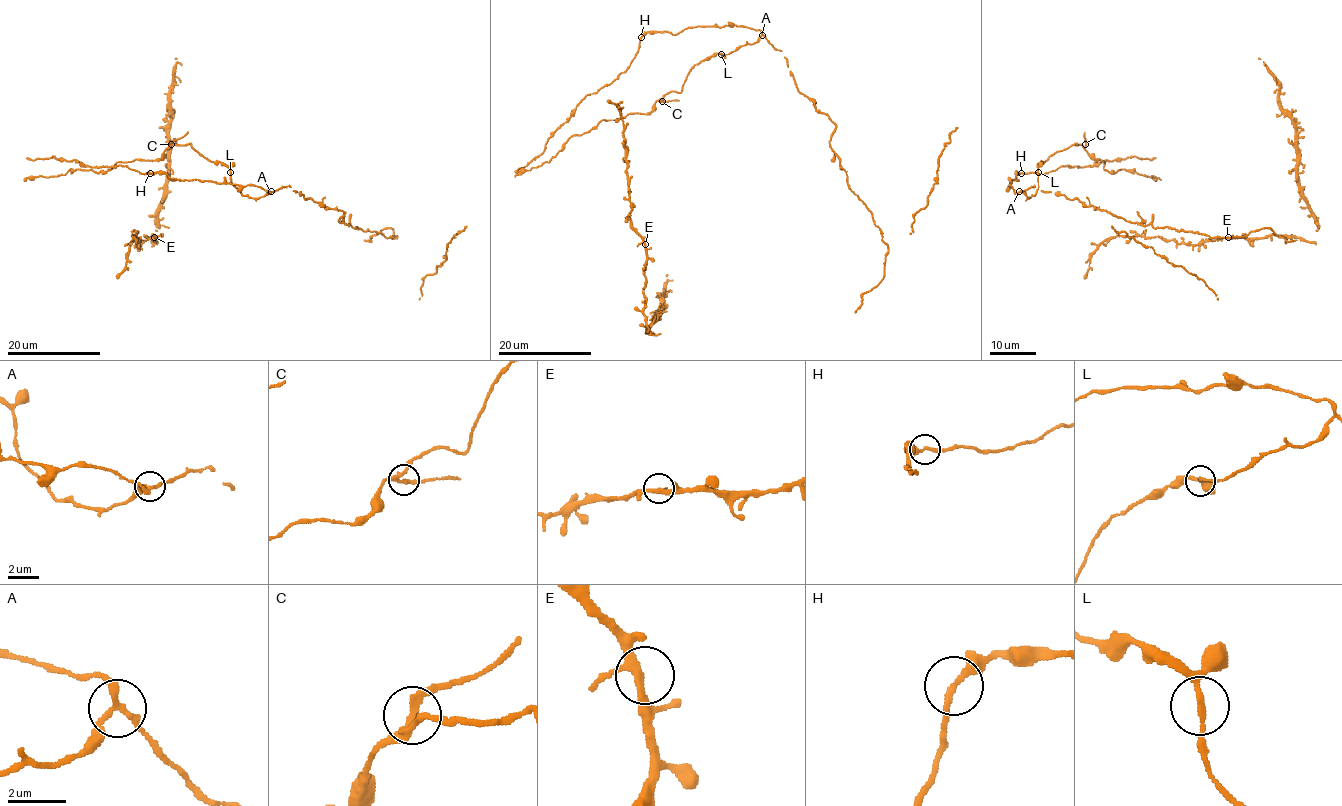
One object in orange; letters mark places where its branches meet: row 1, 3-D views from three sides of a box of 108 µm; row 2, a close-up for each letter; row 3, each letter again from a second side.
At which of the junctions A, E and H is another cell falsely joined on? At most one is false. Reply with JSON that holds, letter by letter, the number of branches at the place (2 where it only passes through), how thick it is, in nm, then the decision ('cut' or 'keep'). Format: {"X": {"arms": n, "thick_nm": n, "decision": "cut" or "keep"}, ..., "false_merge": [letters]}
{"A": {"arms": 3, "thick_nm": 200, "decision": "cut"}, "E": {"arms": 3, "thick_nm": 240, "decision": "keep"}, "H": {"arms": 2, "thick_nm": 220, "decision": "keep"}, "false_merge": ["A"]}

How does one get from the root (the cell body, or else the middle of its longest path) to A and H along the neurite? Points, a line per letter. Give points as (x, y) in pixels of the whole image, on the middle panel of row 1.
A: (678, 91), (695, 65), (717, 53), (728, 54), (743, 45), (752, 44), (762, 35)
H: (678, 91), (695, 65), (752, 44), (762, 32), (736, 25), (688, 26), (674, 35), (663, 31), (641, 37)

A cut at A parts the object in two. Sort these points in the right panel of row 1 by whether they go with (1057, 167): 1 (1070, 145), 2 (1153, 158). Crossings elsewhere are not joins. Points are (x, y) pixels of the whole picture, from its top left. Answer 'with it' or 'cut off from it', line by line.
1: cut off from it
2: with it

